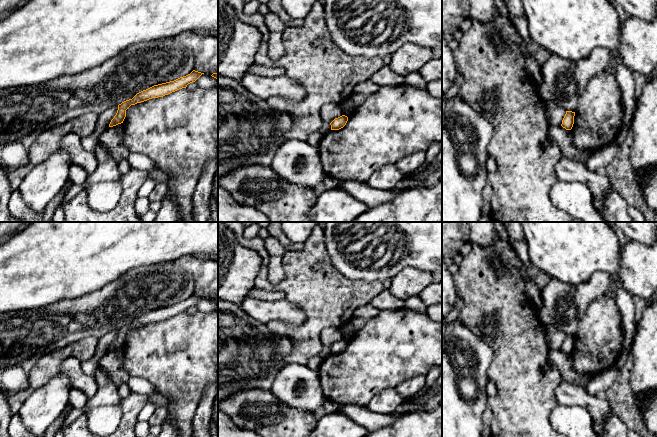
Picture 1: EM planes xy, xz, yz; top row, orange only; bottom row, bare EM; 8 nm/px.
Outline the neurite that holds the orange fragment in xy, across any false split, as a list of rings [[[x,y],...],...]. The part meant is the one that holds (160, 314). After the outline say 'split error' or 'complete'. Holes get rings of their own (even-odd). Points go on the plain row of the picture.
[[[193,294],[190,298],[180,301],[174,305],[154,309],[137,317],[132,323],[126,324],[118,329],[117,337],[111,344],[109,351],[123,347],[126,341],[126,334],[131,329],[135,329],[152,322],[163,321],[179,313],[186,312],[188,308],[195,306],[202,298],[204,297]]] | complete

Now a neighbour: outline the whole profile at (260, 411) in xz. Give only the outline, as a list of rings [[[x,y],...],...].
[[[246,389],[218,404],[239,427],[262,437],[309,437],[318,418],[313,412],[292,408],[270,390]]]

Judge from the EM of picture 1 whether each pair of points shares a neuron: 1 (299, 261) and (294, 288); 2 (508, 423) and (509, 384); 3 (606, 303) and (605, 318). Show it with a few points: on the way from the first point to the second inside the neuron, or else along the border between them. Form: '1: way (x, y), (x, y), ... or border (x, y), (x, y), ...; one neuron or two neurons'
1: way (299, 268), (299, 281); one neuron
2: way (509, 413), (509, 394); one neuron
3: way (605, 307), (605, 314); one neuron

